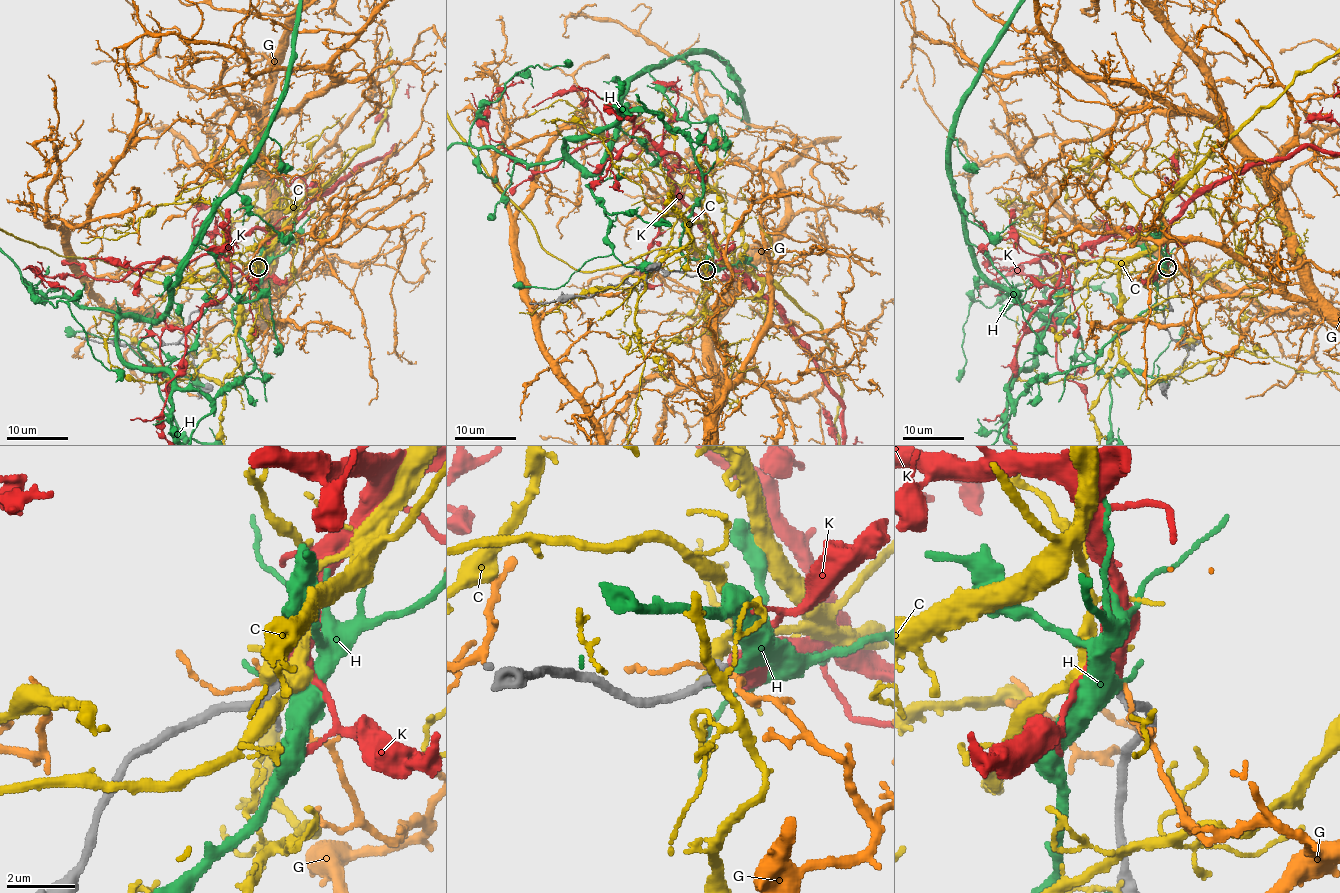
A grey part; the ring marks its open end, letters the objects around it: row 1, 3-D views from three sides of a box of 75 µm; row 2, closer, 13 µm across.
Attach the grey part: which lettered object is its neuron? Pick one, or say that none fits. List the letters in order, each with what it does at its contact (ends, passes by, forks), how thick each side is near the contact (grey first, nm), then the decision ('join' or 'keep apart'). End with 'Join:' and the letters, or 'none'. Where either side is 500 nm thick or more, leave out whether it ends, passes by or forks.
C: it passes by; 200 nm thick on the grey side, 320 nm on the other; keep apart
G: it passes by; 240 nm thick on the grey side, 150 nm on the other; keep apart
H: it passes by; 220 nm thick on the grey side, 360 nm on the other; keep apart
K: it passes by; 200 nm thick on the grey side, 260 nm on the other; join
Join: K

